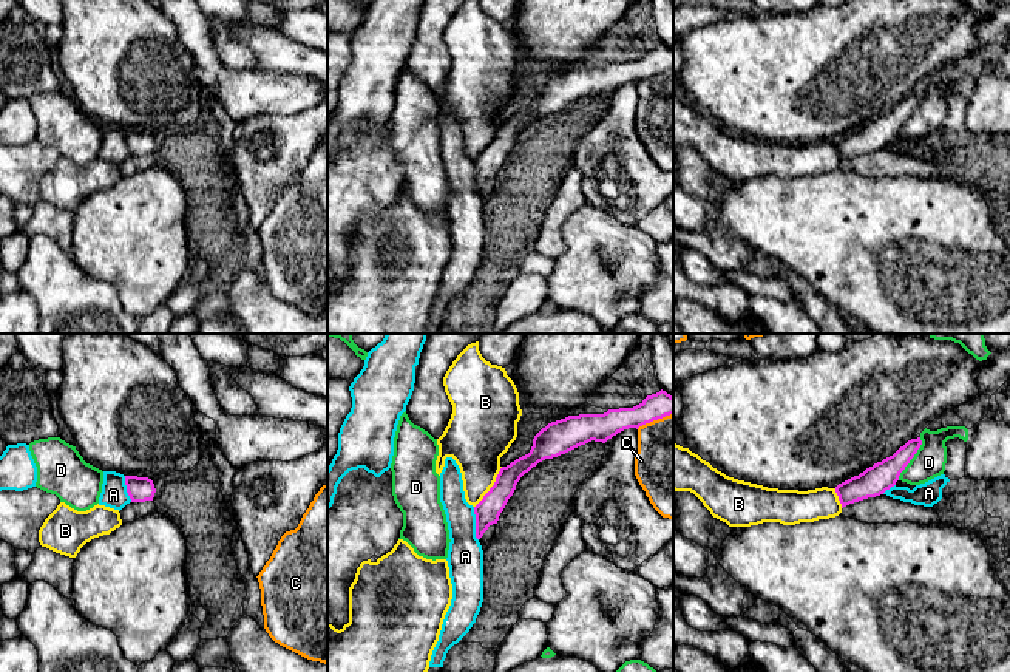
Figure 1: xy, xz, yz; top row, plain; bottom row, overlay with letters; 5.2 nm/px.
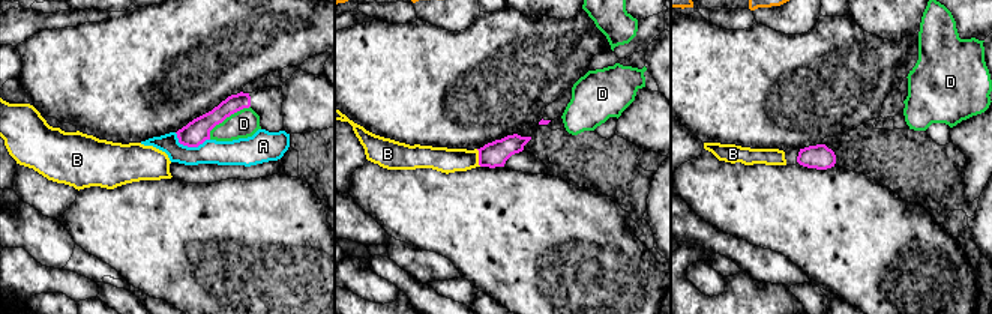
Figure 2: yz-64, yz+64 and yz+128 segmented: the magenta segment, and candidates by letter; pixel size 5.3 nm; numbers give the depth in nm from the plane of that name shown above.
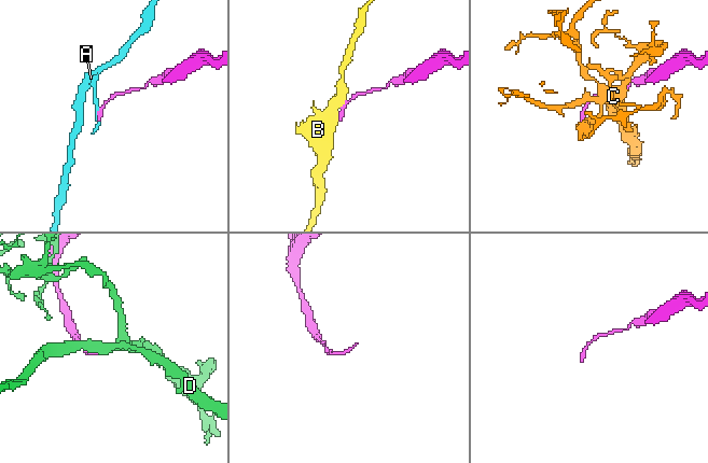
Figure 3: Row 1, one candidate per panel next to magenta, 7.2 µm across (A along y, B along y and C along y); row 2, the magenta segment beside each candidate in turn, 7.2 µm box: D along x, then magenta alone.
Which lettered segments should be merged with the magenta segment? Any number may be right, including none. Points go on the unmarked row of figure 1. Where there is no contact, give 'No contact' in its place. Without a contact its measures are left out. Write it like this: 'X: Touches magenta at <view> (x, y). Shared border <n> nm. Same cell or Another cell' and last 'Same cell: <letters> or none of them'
A: Touches magenta at xz (476, 178). Shared border 180 nm. Another cell
B: Touches magenta at xz (491, 141). Shared border 260 nm. Another cell
C: Touches magenta at xz (654, 73). Shared border 200 nm. Another cell
D: Touches magenta at yz (911, 112). Shared border 260 nm. Another cell
Same cell: none of them

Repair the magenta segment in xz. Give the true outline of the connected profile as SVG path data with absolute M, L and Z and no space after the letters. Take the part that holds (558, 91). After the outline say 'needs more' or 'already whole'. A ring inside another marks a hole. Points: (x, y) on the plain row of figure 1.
M661 43L633 62L608 63L604 68L568 70L548 77L534 90L528 108L500 122L494 139L474 161L476 192L480 193L490 179L497 178L520 131L539 116L565 108L591 94L605 97L624 83L638 83L670 68L673 68L673 51Z; already whole

